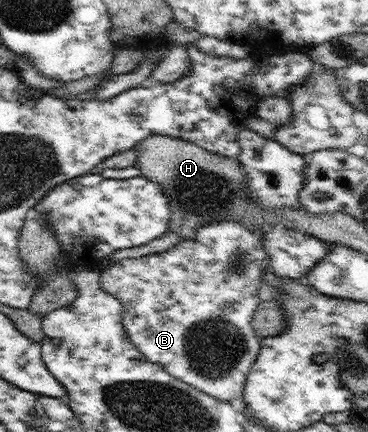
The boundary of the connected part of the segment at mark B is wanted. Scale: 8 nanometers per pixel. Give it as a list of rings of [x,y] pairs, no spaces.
[[[238,220],[204,225],[197,229],[192,239],[185,239],[161,253],[114,262],[102,269],[99,277],[102,289],[123,305],[124,329],[133,346],[148,361],[159,363],[172,378],[212,398],[237,405],[243,398],[245,377],[250,374],[261,348],[252,318],[261,304],[258,290],[265,283],[263,273],[270,268],[264,227],[249,228]]]

